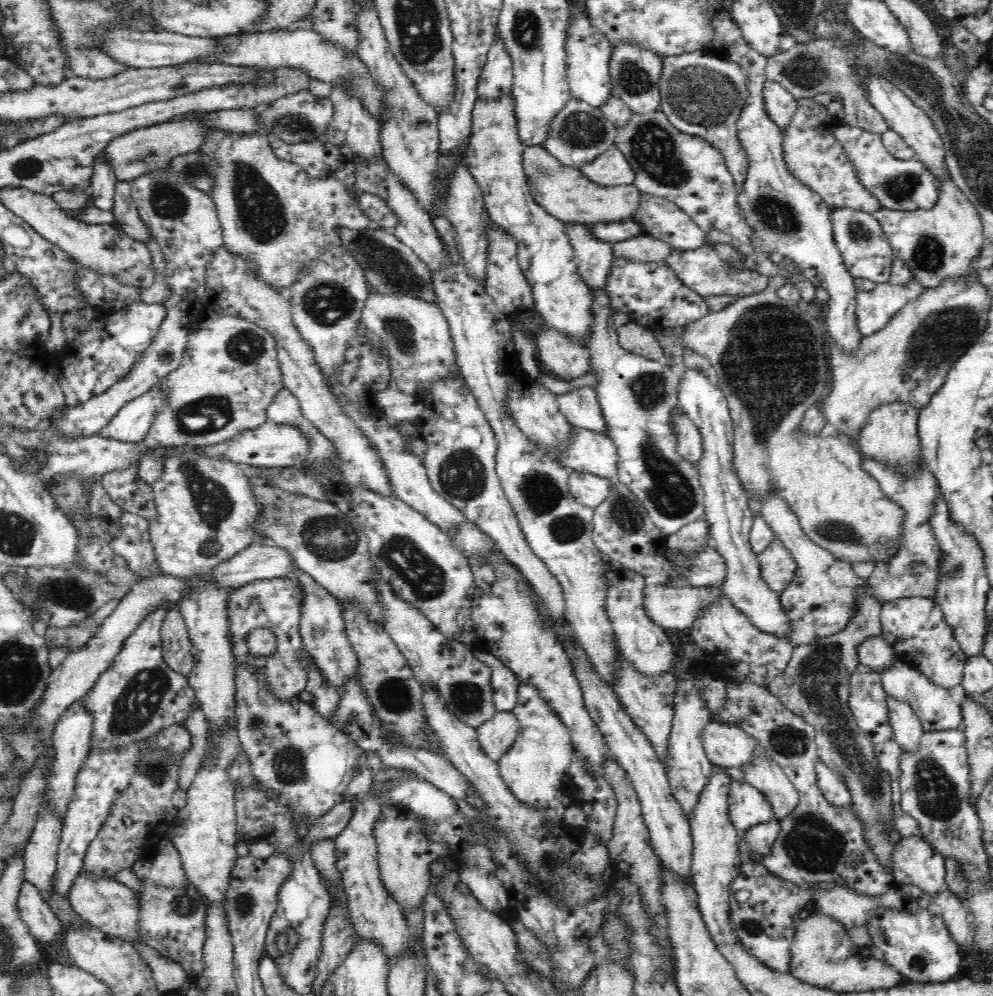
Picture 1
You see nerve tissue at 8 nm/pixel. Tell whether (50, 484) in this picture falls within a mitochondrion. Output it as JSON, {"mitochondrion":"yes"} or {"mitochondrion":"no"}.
{"mitochondrion":"no"}

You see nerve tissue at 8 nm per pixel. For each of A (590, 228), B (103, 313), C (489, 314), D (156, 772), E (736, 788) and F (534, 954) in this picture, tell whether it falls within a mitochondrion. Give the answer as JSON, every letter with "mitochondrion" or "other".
{"A":"other","B":"other","C":"other","D":"mitochondrion","E":"other","F":"mitochondrion"}

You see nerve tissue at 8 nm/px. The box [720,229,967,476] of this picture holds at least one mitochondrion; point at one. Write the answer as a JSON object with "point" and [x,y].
{"point":[928,254]}

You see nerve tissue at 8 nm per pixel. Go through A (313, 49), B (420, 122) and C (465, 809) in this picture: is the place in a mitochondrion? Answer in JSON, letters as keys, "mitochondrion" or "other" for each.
{"A":"other","B":"mitochondrion","C":"other"}

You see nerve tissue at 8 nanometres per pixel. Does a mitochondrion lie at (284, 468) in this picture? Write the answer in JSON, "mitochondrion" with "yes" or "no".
{"mitochondrion":"no"}

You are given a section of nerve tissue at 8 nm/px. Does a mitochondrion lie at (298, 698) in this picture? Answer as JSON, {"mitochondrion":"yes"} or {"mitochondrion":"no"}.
{"mitochondrion":"no"}

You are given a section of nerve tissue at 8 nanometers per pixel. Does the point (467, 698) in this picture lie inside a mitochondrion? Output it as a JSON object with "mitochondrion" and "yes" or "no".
{"mitochondrion":"yes"}

